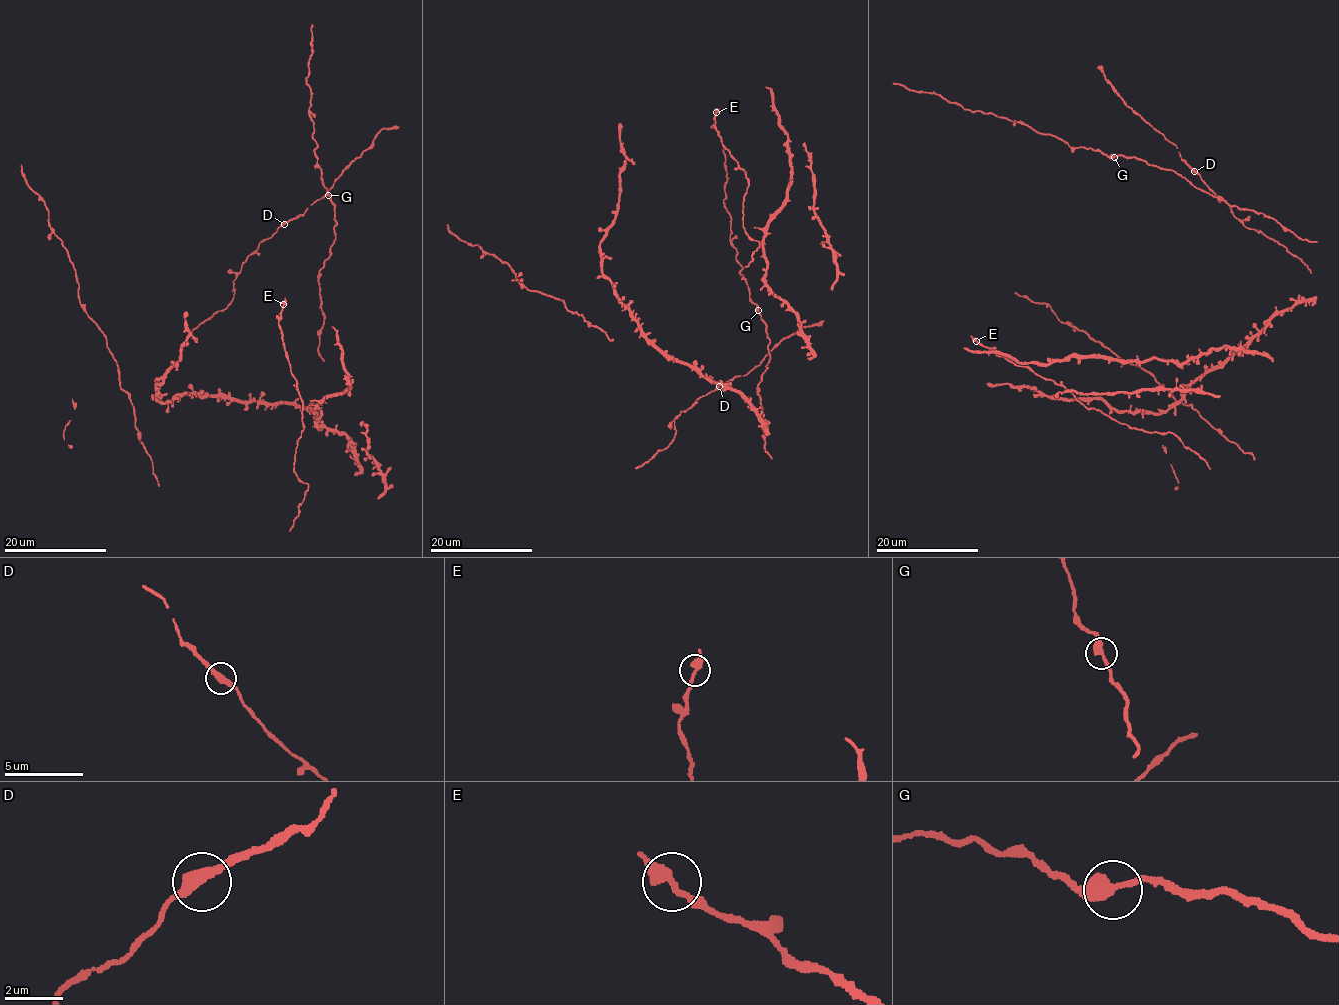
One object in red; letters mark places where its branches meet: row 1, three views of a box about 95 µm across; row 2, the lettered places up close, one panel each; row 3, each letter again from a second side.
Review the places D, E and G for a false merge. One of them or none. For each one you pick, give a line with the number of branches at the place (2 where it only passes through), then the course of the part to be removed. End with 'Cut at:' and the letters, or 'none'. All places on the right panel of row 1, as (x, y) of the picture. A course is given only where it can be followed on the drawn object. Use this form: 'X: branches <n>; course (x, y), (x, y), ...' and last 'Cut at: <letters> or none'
Cut at: none

